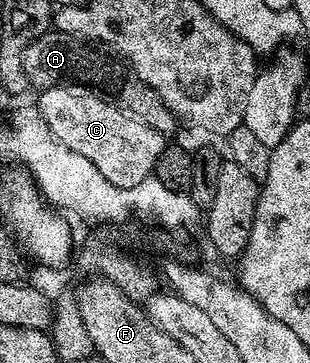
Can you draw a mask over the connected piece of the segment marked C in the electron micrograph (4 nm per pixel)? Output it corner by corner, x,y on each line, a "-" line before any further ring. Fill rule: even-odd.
59,84
53,88
45,88
39,96
40,113
46,118
46,124
50,126
54,138
58,138
62,146
70,146
74,154
90,158
90,162
98,166
102,178
106,178
114,186
138,186
155,173
158,154
162,154
166,143
165,133
127,116
125,112
103,100
95,90
77,84

